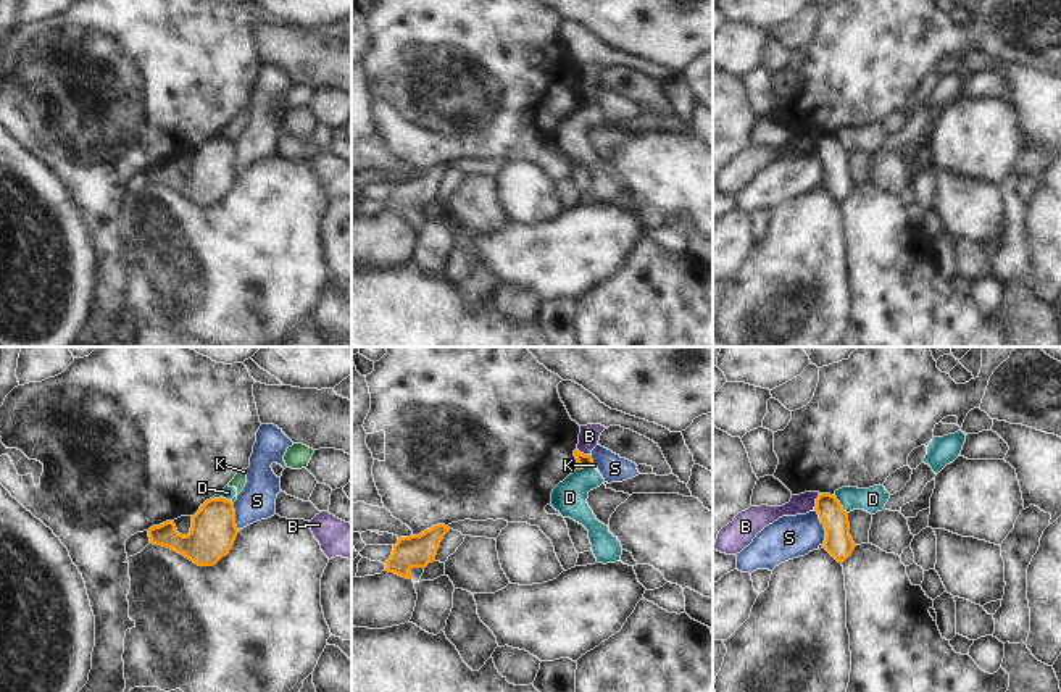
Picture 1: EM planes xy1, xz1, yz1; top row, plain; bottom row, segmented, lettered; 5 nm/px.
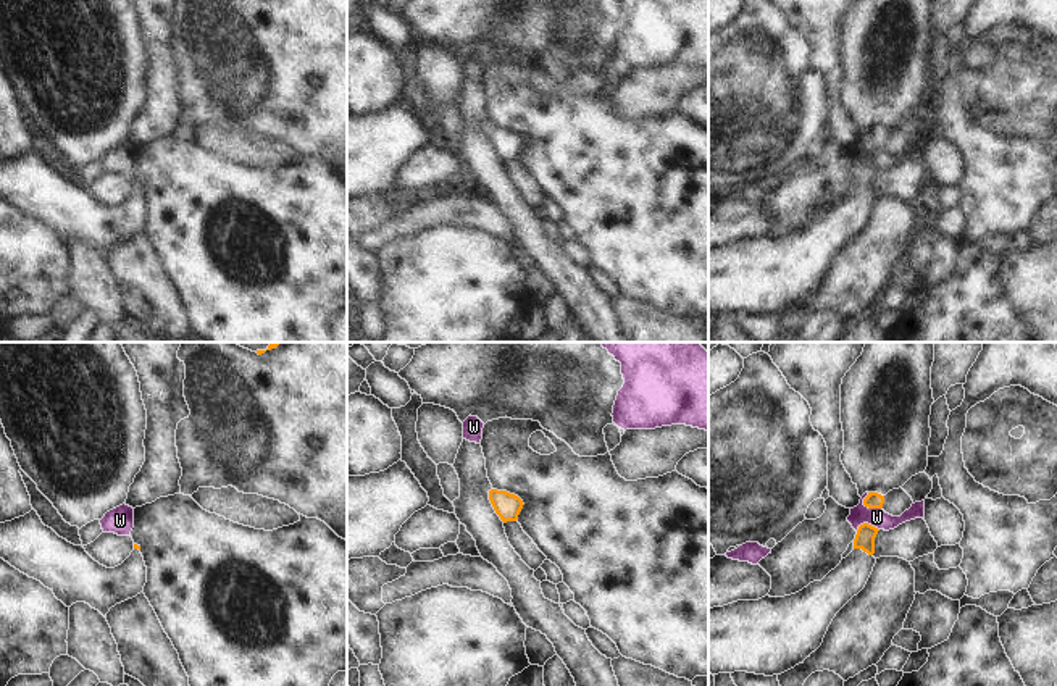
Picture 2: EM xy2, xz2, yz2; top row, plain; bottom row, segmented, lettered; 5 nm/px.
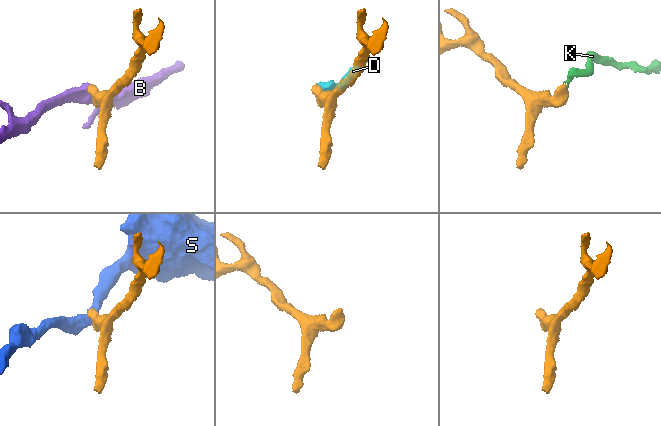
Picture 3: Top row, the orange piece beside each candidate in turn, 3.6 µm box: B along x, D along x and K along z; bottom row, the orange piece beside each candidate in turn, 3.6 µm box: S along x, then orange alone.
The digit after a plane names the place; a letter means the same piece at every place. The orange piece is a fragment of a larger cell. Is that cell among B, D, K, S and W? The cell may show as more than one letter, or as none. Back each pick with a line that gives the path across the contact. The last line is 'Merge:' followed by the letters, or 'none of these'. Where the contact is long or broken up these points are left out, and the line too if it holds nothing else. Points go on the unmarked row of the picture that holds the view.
Merge: none of these.

